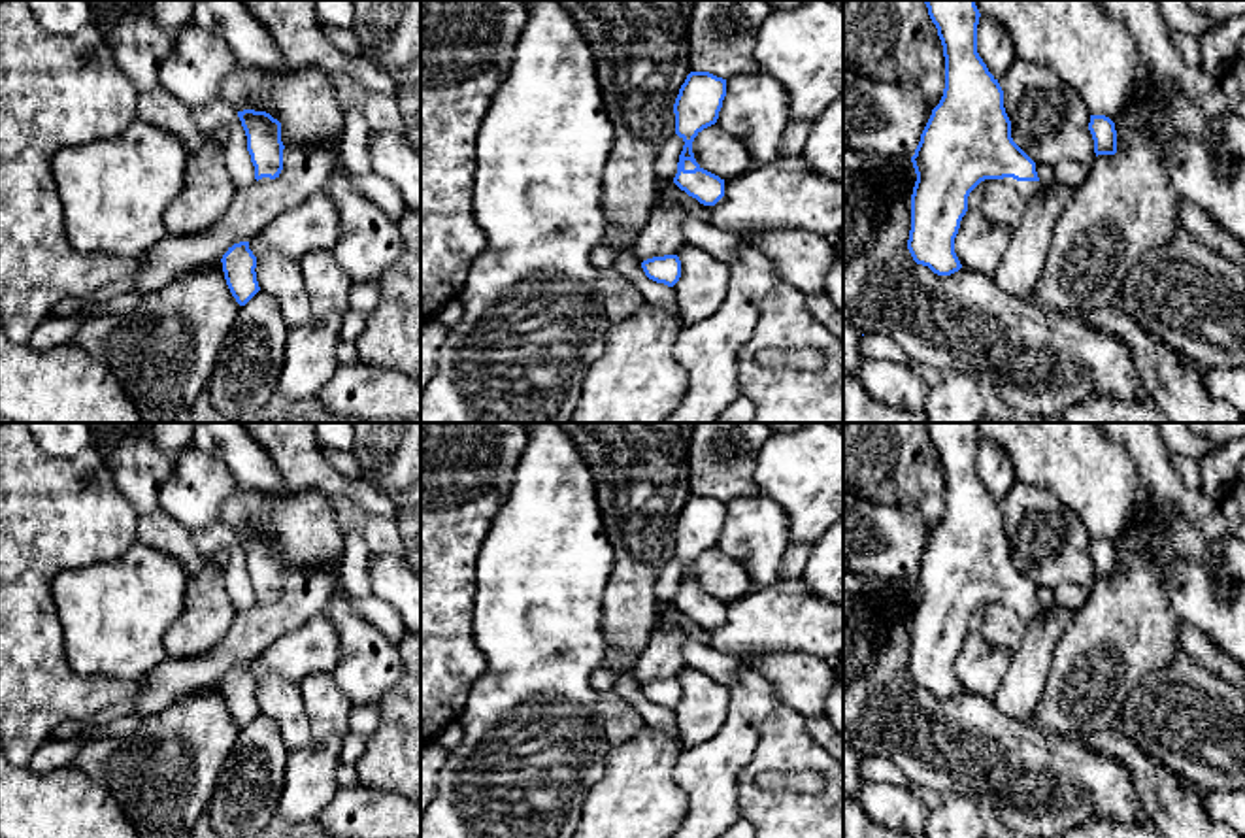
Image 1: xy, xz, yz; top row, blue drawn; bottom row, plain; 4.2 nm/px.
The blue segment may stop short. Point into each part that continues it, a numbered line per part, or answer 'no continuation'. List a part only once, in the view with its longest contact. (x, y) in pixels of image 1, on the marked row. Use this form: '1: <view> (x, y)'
1: yz (1029, 189)

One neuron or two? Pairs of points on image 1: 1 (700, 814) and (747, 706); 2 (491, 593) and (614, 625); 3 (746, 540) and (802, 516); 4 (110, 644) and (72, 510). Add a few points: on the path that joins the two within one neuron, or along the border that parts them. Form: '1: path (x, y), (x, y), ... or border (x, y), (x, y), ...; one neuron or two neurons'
1: path (710, 787), (710, 770), (732, 748), (740, 733); one neuron
2: border (610, 578), (602, 595), (600, 623), (606, 644); two neurons
3: border (761, 491), (785, 514), (789, 542); two neurons
4: border (129, 550), (63, 569), (49, 591); two neurons

